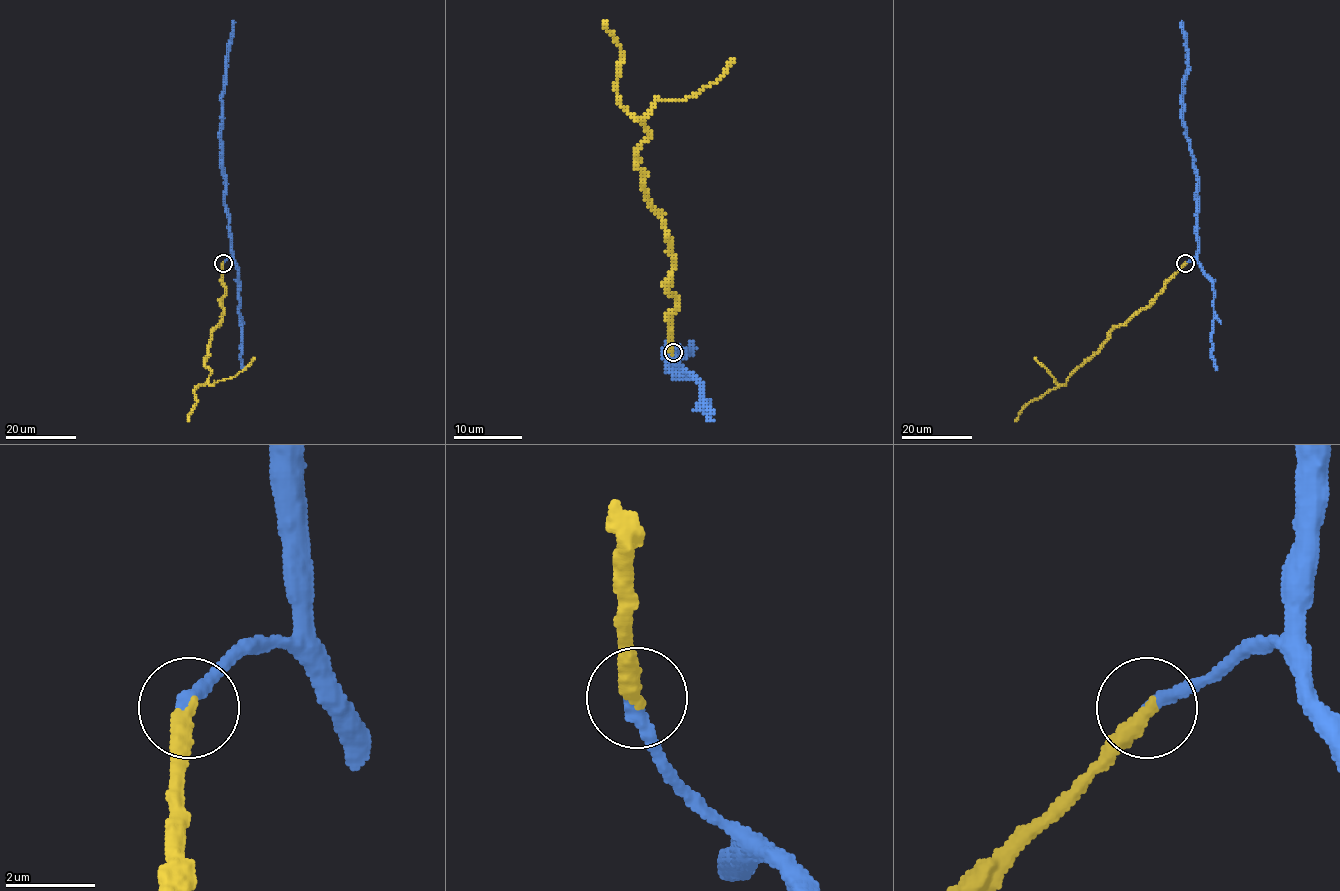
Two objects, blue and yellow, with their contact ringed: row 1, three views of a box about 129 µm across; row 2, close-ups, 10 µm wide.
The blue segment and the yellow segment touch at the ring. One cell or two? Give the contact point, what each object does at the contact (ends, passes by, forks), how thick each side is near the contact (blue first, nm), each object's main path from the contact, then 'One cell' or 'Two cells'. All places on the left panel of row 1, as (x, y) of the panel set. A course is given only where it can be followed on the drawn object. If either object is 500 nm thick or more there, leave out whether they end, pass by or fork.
Place: (223, 263). At the ring blue ends. At the ring yellow ends. Thickness 320 nm (blue) against 400 nm. Course of blue: (223, 263), (231, 256), (220, 126), (227, 45), (234, 21). Course of yellow: (223, 263), (223, 319), (213, 331), (206, 359), (211, 375), (195, 389), (197, 403), (188, 420). One cell

